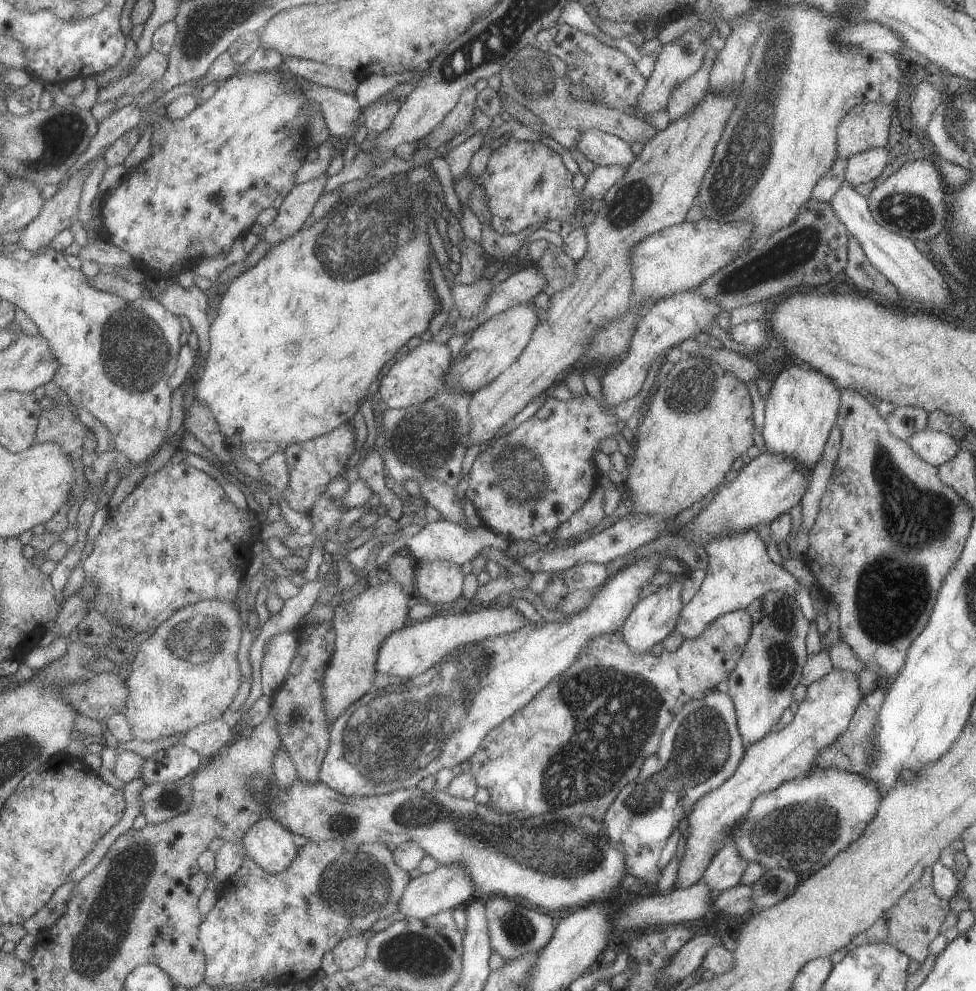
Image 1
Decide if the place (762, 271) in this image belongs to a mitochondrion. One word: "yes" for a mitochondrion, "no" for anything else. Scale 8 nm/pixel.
no

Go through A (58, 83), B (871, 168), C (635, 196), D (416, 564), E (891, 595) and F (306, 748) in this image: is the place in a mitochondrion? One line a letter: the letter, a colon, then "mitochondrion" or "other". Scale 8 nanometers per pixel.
A: other
B: other
C: mitochondrion
D: other
E: mitochondrion
F: other

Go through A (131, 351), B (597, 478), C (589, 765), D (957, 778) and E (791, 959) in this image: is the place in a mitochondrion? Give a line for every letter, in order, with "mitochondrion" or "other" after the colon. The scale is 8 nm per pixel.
A: mitochondrion
B: other
C: mitochondrion
D: other
E: other

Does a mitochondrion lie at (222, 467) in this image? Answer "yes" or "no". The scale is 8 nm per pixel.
no

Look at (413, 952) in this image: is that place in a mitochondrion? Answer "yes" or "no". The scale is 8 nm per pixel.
yes

